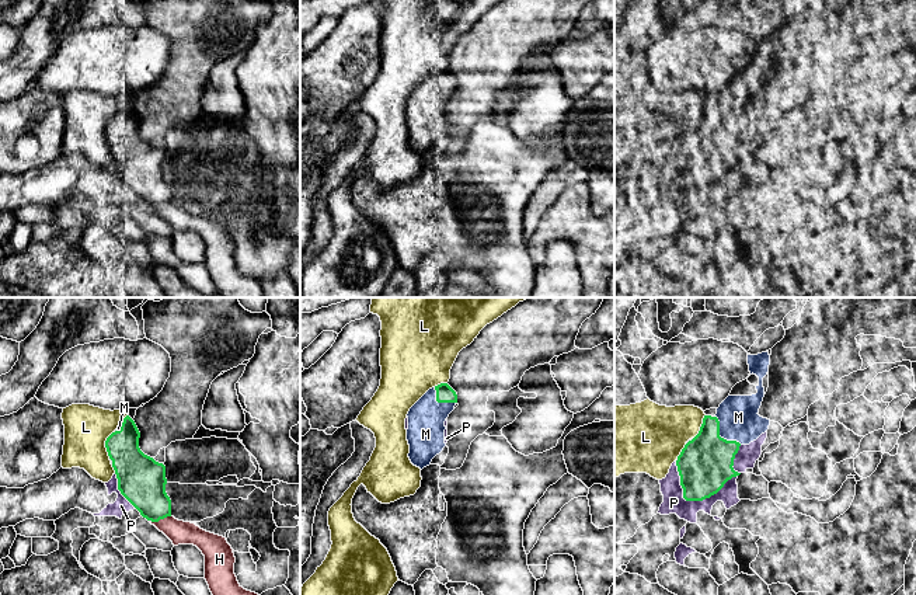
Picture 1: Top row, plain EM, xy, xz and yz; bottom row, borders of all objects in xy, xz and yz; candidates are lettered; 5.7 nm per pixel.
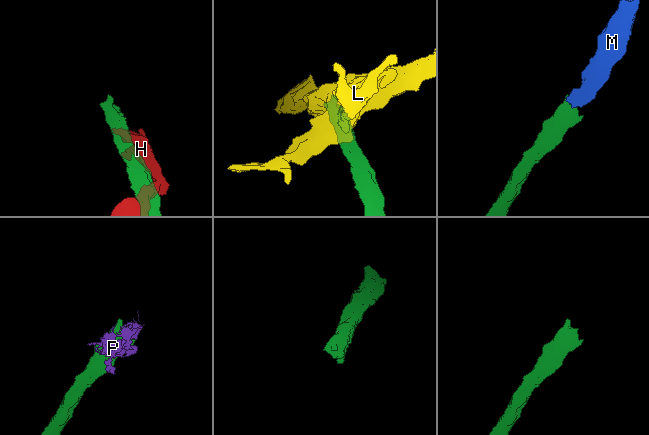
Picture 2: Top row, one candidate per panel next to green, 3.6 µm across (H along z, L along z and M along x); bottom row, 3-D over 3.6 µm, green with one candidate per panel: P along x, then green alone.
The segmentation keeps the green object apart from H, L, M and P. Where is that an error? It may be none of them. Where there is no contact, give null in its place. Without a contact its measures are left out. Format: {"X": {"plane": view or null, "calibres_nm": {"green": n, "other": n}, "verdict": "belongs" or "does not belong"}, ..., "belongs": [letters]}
{"H": {"plane": "xy", "calibres_nm": {"green": 280, "other": 140}, "verdict": "does not belong"}, "L": {"plane": "xy", "calibres_nm": {"green": 240, "other": 260}, "verdict": "does not belong"}, "M": {"plane": "yz", "calibres_nm": {"green": 320, "other": 220}, "verdict": "belongs"}, "P": {"plane": "yz", "calibres_nm": {"green": 320, "other": 110}, "verdict": "does not belong"}, "belongs": ["M"]}

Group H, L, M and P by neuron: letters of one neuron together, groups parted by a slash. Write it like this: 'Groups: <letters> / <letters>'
Groups: H P / L / M

